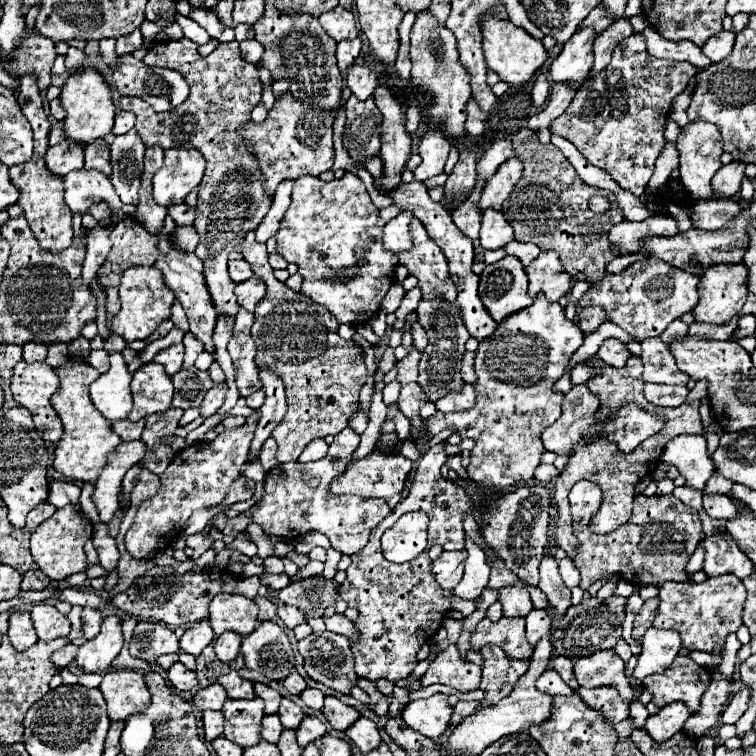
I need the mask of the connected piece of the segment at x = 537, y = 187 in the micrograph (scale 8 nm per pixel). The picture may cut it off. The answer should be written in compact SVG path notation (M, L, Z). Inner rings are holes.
M521 129L515 135L515 157L523 163L523 177L503 203L501 213L515 229L515 239L521 243L535 243L539 249L553 249L559 253L563 269L569 275L585 273L589 283L601 281L605 275L605 265L615 259L615 249L609 245L607 233L613 225L621 223L623 211L619 209L615 195L603 189L585 185L575 173L567 157L551 143L543 145L537 141L531 129ZM591 195L607 195L611 199L611 209L607 213L593 213L589 209Z

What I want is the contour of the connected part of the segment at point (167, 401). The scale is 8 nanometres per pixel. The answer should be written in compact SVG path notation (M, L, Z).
M147 363L133 373L131 393L133 409L127 419L137 421L153 413L163 413L171 407L173 383L161 365Z

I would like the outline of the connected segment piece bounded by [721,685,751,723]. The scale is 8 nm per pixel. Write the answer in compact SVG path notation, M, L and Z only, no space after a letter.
M741 685L741 689L731 697L731 701L727 703L723 715L721 715L721 721L723 723L735 723L747 709L747 703L749 703L749 695L751 695L751 689Z

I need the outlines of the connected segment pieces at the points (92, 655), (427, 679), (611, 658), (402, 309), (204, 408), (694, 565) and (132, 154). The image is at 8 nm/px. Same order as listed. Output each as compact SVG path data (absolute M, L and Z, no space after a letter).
M111 615L103 619L101 631L95 639L83 643L75 657L77 667L83 673L105 673L113 659L119 655L123 647L123 633L121 633L121 619Z
M449 645L449 649L441 651L437 659L429 665L427 673L421 677L423 687L441 683L461 693L479 689L479 681L481 681L481 669L475 663L461 661L455 645Z
M615 649L597 651L589 657L581 657L575 661L575 679L581 687L601 687L615 685L625 701L631 701L633 689L625 677L625 663L615 653Z
M415 287L415 289L411 289L411 291L405 293L405 297L403 297L399 309L395 311L396 322L393 325L394 330L403 328L405 317L407 317L411 311L417 309L419 301L421 301L421 291L419 291L419 287Z
M213 387L213 389L207 391L207 395L205 395L205 399L203 399L203 405L199 407L201 417L207 419L207 417L215 415L215 413L221 409L223 399L225 399L225 391L227 391L227 387Z
M699 543L697 551L691 555L691 559L689 559L689 563L687 563L687 577L689 577L689 579L701 569L701 565L703 565L703 555L705 555L705 549L703 549L701 543Z
M135 129L125 135L117 135L111 143L111 183L123 203L139 203L139 187L143 173L145 145Z

